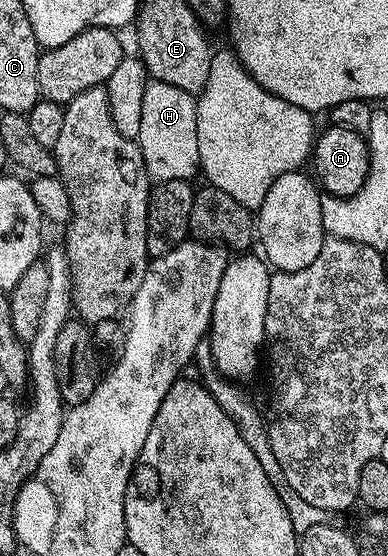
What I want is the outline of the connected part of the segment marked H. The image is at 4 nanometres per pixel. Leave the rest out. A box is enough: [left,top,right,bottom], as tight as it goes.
[137,79,200,181]

